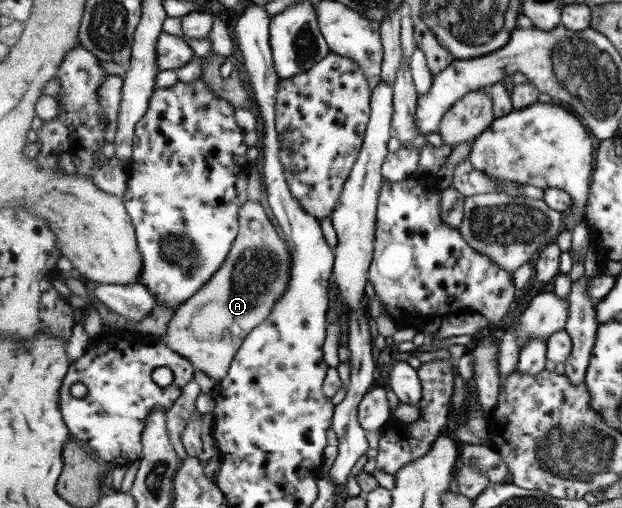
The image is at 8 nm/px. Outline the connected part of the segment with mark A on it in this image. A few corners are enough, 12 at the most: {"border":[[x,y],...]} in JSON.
{"border":[[248,201],[226,263],[167,347],[216,383],[288,288],[292,255]]}

